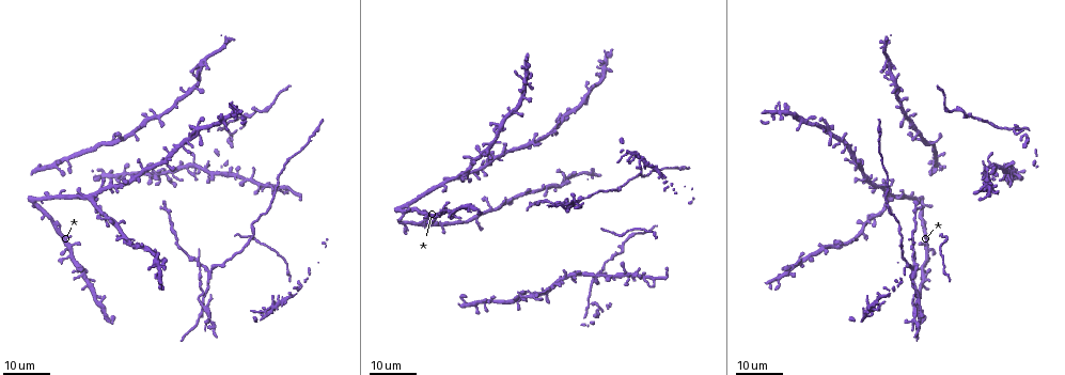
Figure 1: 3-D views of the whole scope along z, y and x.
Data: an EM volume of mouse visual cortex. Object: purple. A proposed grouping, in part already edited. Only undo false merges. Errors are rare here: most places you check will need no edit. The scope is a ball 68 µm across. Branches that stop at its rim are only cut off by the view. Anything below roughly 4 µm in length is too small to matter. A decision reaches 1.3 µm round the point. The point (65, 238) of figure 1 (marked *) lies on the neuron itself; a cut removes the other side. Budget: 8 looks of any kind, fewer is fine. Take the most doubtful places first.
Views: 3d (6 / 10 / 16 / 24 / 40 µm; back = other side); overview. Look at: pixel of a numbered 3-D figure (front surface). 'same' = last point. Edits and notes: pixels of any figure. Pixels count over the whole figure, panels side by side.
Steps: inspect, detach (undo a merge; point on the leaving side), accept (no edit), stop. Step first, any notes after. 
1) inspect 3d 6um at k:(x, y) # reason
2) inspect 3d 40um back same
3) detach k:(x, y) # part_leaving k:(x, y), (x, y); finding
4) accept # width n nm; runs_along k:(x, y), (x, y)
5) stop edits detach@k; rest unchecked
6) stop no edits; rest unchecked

inspect 3d 16um at 1:(911, 269) # three-way junction

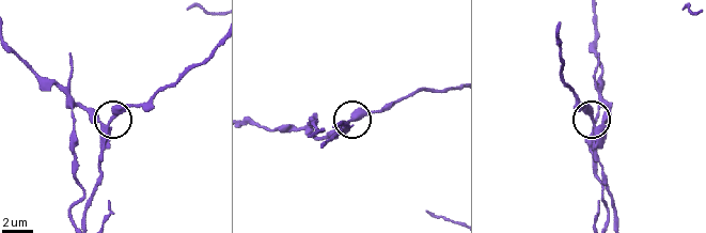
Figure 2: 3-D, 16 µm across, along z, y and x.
inspect 3d 6um at 2:(596, 125)

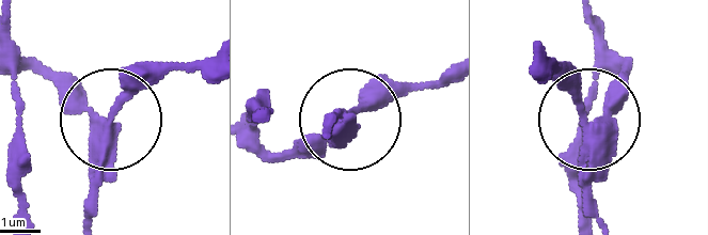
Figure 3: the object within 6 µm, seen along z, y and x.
inspect 3d 6um back at 3:(110, 116)

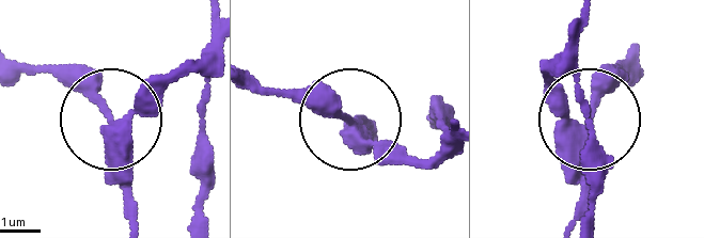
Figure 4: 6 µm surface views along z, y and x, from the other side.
detach 4:(145, 100) # two neurons meet here

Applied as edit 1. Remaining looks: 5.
inspect 3d 24um at 1:(960, 110) # arms part here

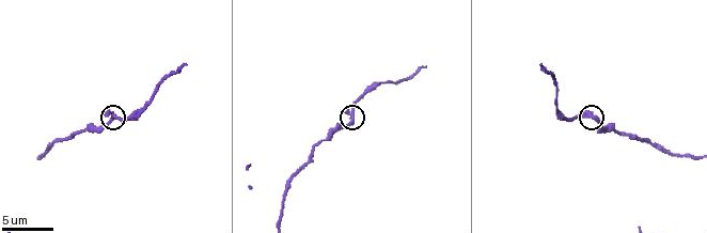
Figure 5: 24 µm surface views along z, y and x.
inspect 3d 6um at 5:(587, 115)

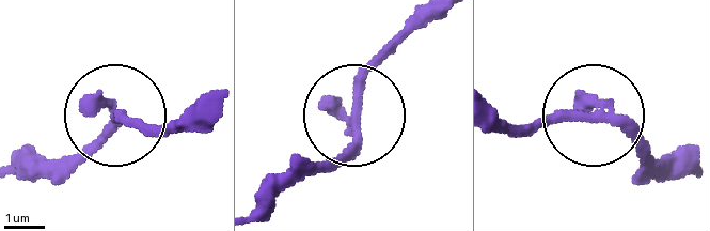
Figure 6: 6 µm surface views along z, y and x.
inspect 3d 6um back at 6:(592, 117) # other side

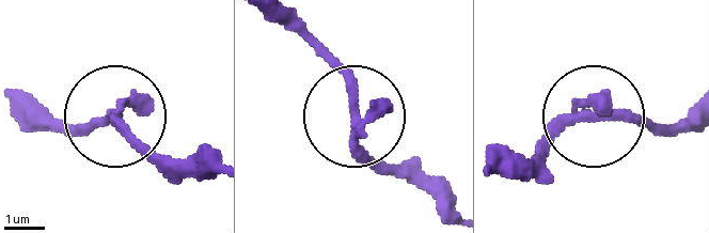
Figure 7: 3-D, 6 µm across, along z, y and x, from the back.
accept # side_arm 12 um; continuous, no second neuron

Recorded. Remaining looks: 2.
inspect 3d 16um at 1:(562, 184) # four-way junction

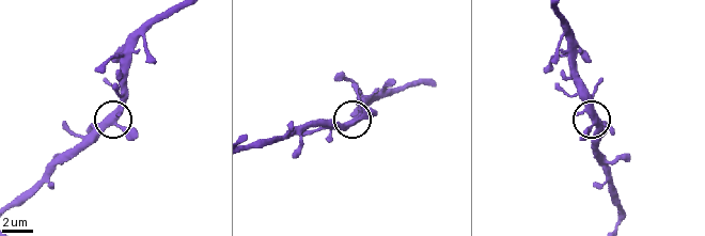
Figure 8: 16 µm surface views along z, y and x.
inspect 3d 10um at 8:(116, 119) # zoom in

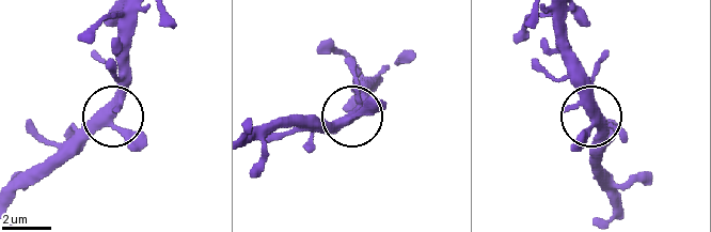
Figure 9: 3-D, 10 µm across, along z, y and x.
accept # side_arm 16 um; continuous, no second neuron

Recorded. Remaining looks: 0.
stop edits detach@4; rest unchecked

